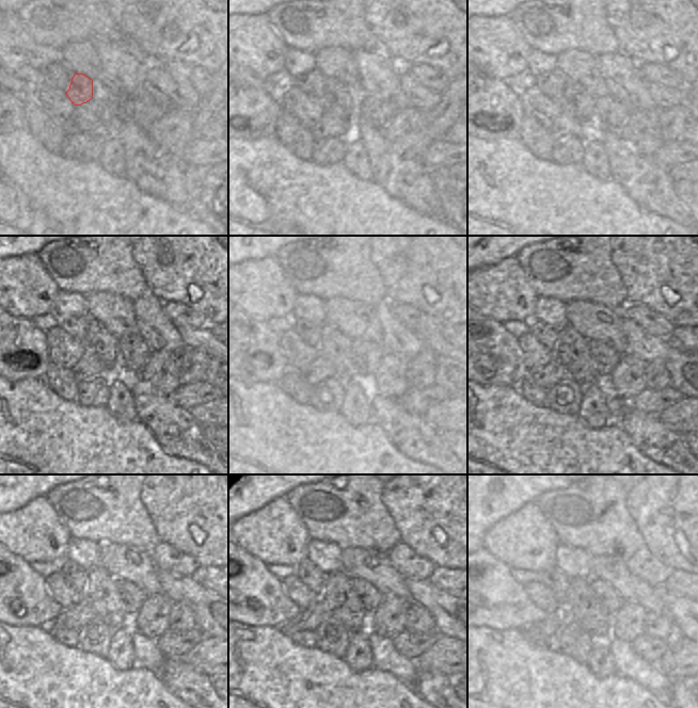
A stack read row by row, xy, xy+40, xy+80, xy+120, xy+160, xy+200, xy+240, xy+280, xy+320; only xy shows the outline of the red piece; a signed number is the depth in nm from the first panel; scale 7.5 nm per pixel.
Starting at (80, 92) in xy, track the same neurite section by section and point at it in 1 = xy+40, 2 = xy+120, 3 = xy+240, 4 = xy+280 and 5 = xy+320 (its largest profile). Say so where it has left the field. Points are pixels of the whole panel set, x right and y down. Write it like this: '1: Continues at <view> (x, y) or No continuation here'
1: Continues at xy+40 (339, 98)
2: Continues at xy+120 (106, 346)
3: Continues at xy+240 (99, 592)
4: Continues at xy+280 (338, 595)
5: Continues at xy+320 (581, 605)

